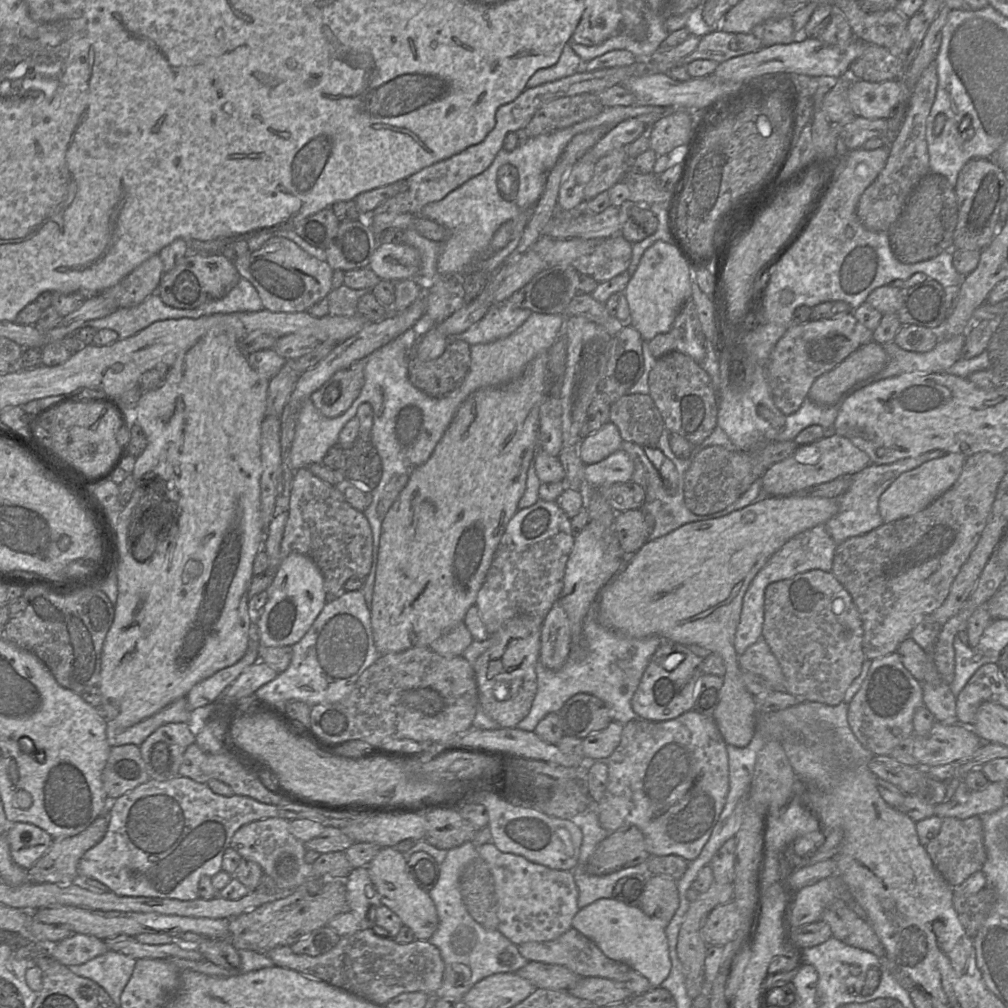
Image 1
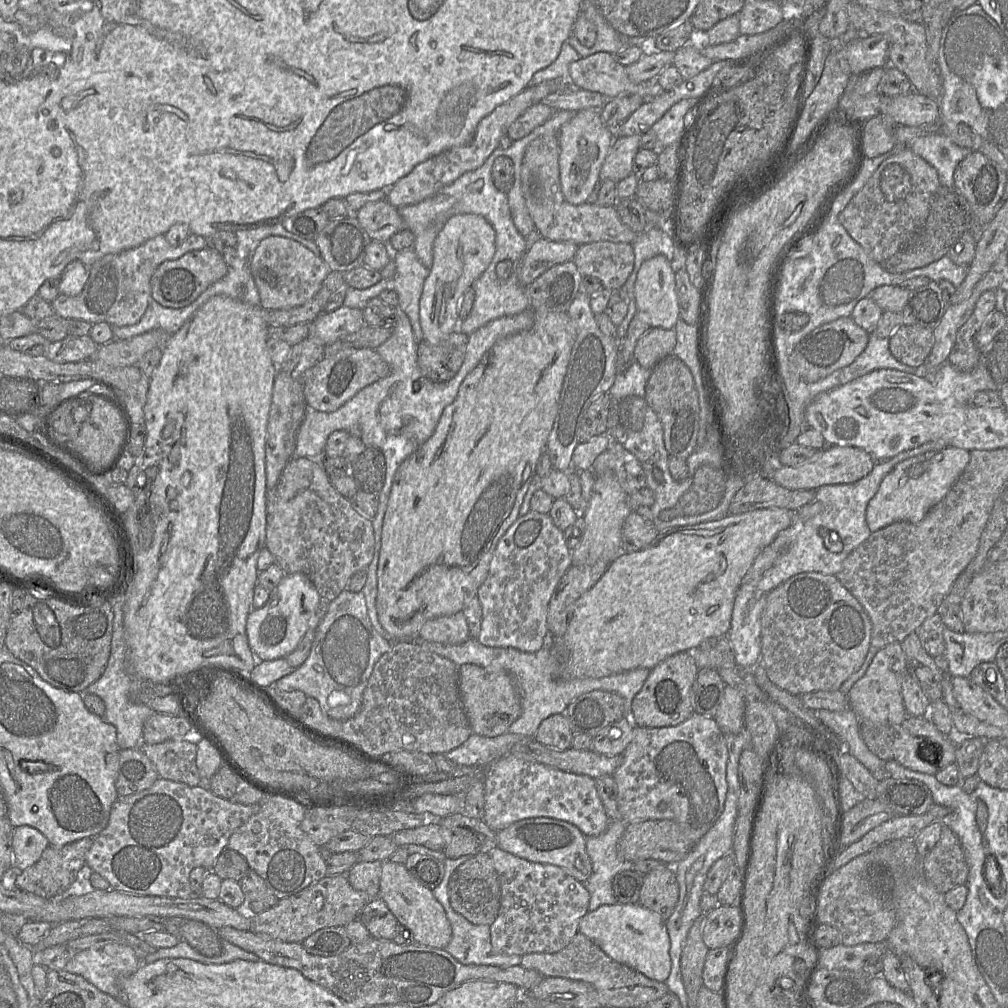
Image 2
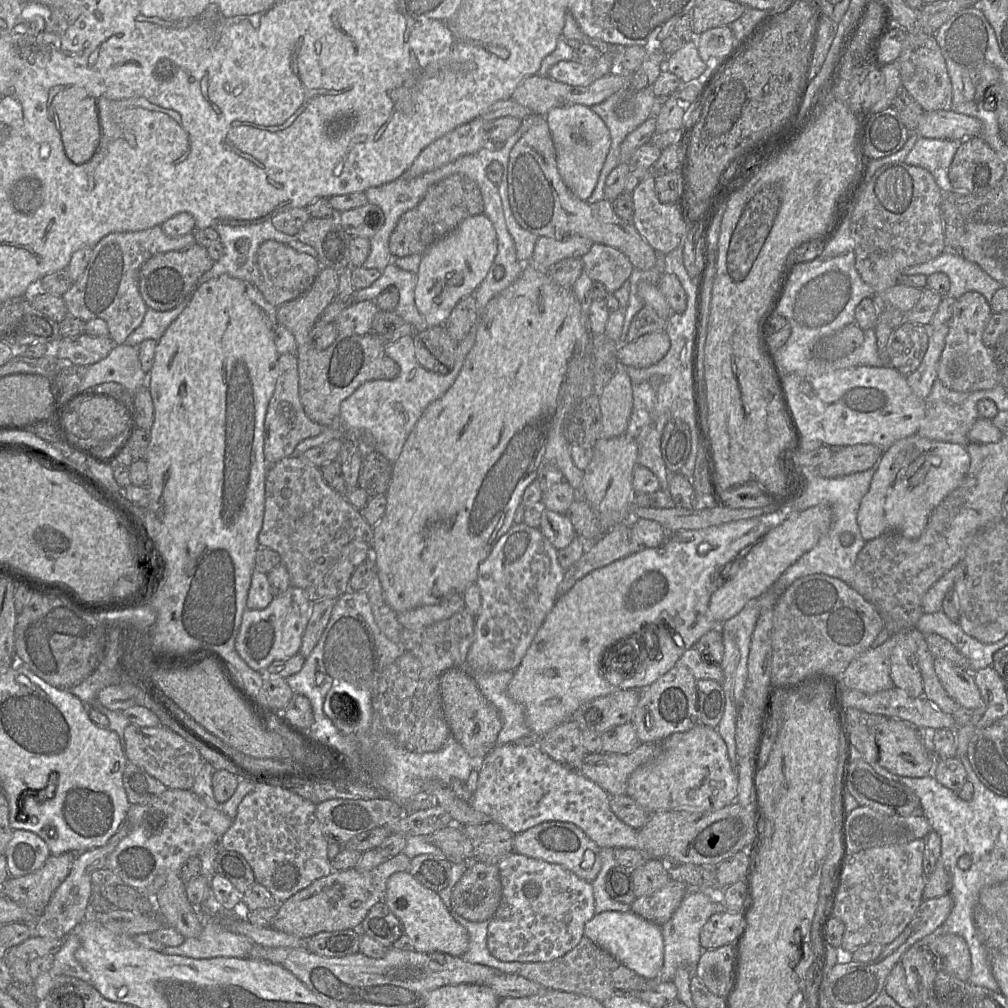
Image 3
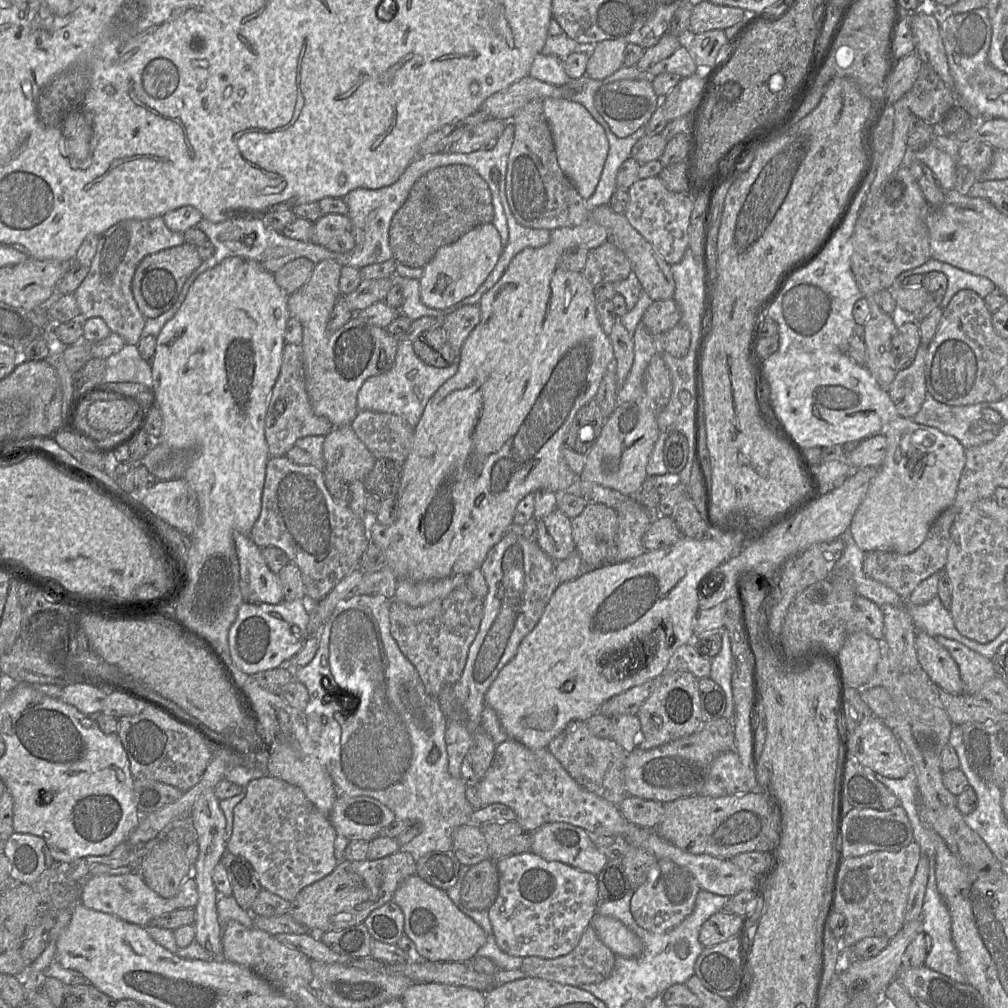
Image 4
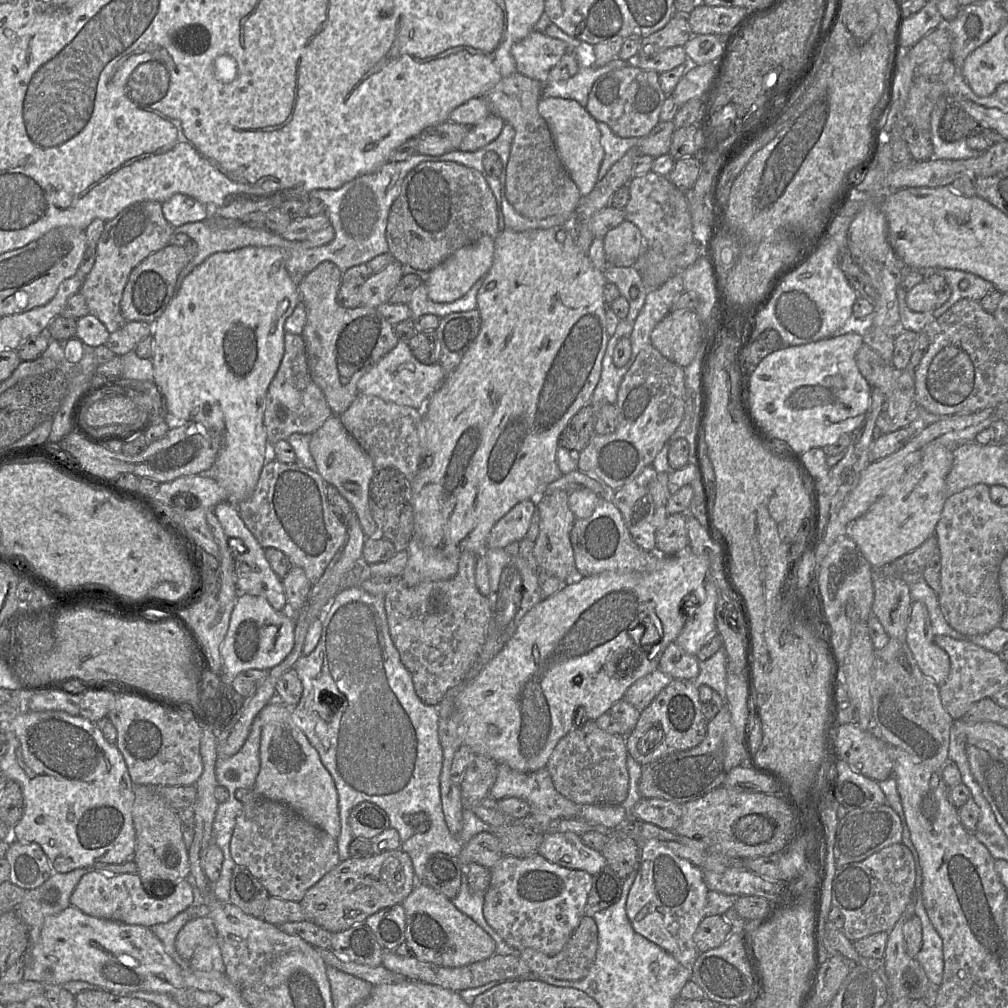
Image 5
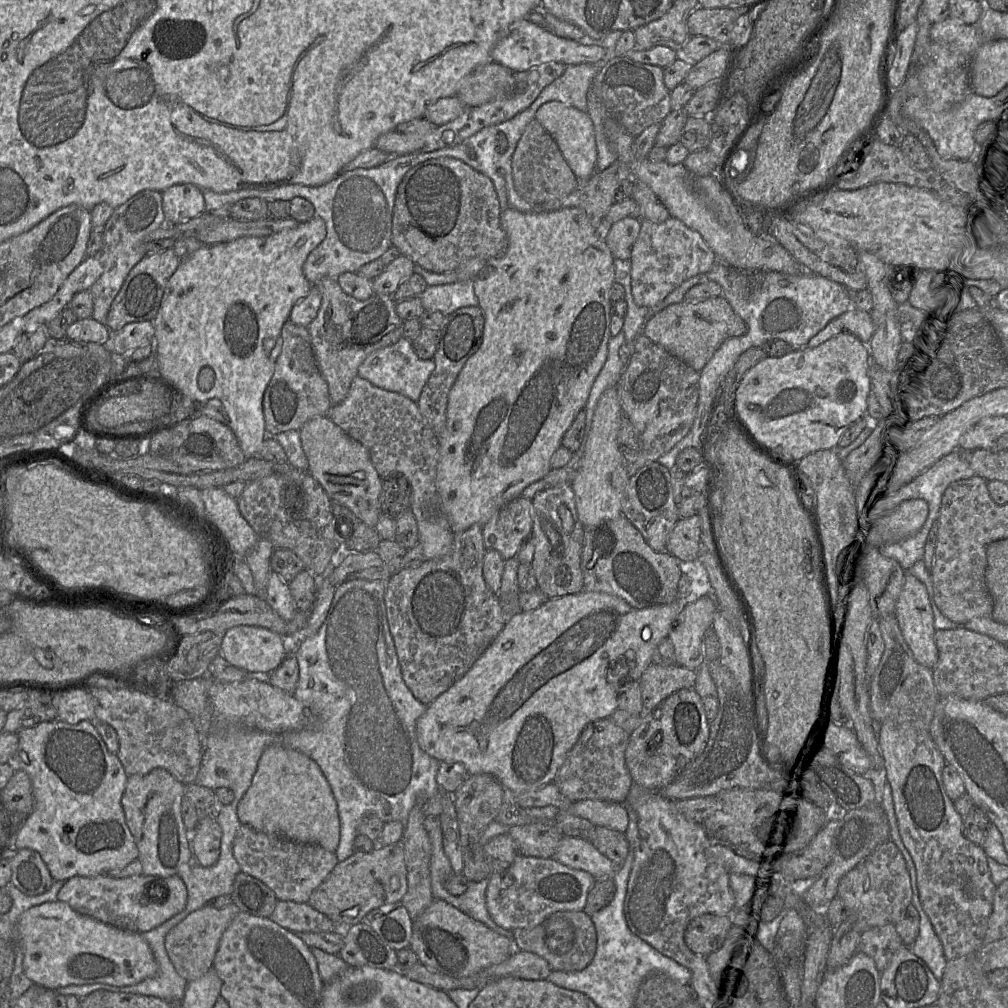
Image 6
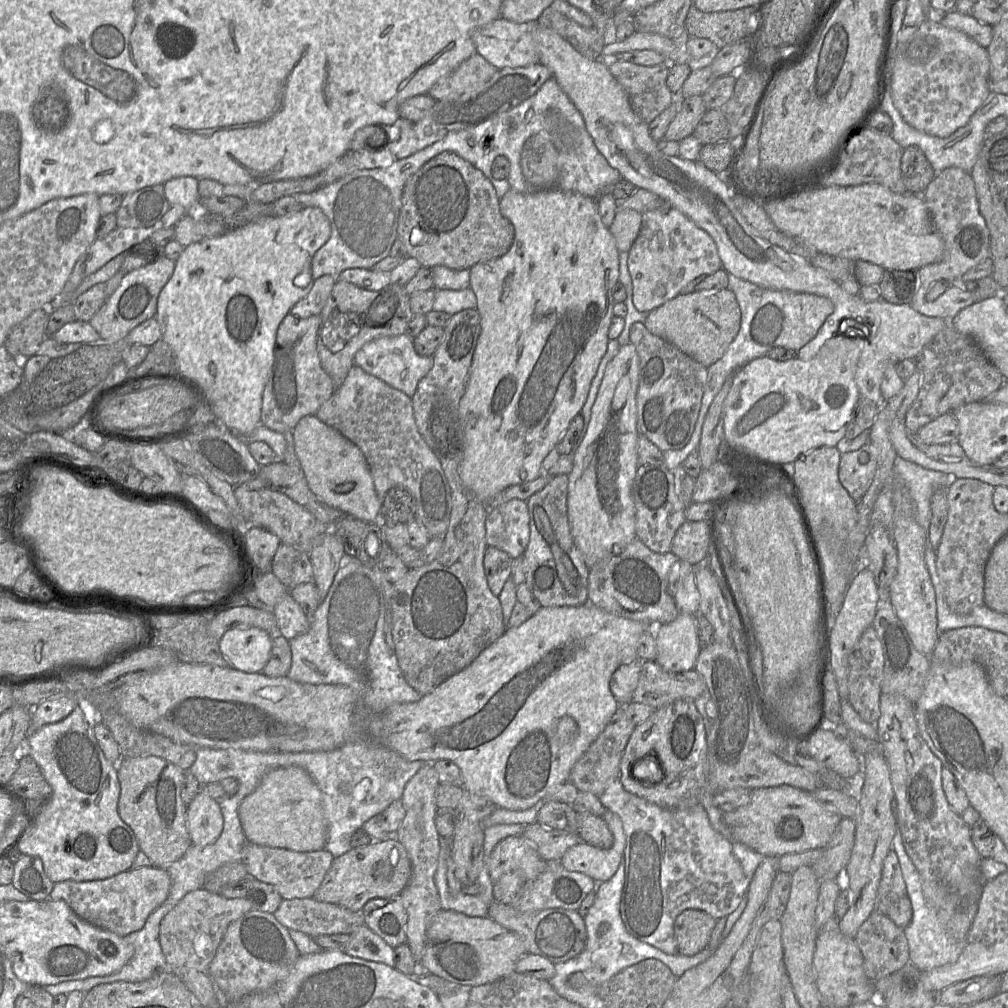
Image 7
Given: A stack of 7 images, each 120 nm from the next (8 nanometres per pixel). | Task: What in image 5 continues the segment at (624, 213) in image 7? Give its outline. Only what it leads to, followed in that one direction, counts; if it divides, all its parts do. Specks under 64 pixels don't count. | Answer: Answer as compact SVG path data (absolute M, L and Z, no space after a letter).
M623 221L604 237L607 265L633 267L645 247L639 228L630 221Z

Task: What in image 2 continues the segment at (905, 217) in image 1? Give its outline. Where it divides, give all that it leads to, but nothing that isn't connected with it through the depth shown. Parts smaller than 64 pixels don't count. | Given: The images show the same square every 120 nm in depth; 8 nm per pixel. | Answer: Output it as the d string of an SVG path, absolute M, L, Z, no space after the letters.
M940 184L931 199L929 215L923 229L904 249L887 259L881 266L891 274L902 274L939 260L964 232L971 230L971 219L967 200L954 187L948 188Z

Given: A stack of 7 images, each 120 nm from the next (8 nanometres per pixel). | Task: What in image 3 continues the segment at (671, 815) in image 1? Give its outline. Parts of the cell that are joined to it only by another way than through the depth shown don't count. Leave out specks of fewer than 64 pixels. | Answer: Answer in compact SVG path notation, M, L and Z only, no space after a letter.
M697 724L661 742L661 753L628 778L626 795L649 813L667 810L711 812L736 801L738 775L730 764L726 743L717 728Z

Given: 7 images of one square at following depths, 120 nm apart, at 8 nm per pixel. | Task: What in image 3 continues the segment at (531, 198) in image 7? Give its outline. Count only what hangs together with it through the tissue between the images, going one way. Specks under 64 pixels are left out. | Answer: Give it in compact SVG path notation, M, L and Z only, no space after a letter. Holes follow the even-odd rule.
M524 263L519 278L498 296L491 299L478 316L475 343L467 354L463 366L447 392L430 403L417 421L407 438L400 455L393 464L392 478L385 494L386 510L380 521L373 525L373 555L375 569L379 576L383 594L388 605L395 612L403 612L416 607L433 605L453 594L463 594L465 589L476 582L478 568L487 559L494 544L514 524L514 515L525 489L537 478L546 464L556 466L563 479L573 489L579 489L584 471L574 463L570 454L570 444L563 433L563 422L577 404L577 388L571 388L567 379L567 369L574 357L592 342L590 329L584 324L581 305L572 289L564 288L553 282L547 271L539 271L530 263ZM666 331L645 334L633 342L618 344L618 362L635 368L647 368L663 359L670 345Z

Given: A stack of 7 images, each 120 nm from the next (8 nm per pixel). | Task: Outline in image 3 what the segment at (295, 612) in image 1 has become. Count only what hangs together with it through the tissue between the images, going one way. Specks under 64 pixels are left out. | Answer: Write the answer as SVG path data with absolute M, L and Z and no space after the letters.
M291 585L282 594L274 596L266 608L247 608L235 639L235 649L240 657L252 669L265 672L274 661L285 660L299 653L312 604L303 589Z

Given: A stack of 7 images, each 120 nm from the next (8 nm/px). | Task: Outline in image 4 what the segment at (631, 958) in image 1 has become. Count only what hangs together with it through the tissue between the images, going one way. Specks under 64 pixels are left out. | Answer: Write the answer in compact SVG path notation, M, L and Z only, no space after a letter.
M596 914L590 925L616 956L633 958L642 954L644 946L641 939L620 920Z

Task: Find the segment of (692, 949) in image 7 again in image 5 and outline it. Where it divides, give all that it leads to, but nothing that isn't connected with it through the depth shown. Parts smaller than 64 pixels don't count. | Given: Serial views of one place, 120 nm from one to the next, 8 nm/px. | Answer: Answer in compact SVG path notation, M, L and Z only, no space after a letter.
M722 915L705 916L699 923L694 942L700 953L719 947L732 933L730 924Z

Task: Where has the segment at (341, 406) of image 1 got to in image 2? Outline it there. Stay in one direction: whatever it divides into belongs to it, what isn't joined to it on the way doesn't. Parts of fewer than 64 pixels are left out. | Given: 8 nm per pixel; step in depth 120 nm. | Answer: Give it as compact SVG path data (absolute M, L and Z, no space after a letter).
M346 348L331 357L321 358L302 376L303 393L308 408L334 412L361 389L390 374L388 364L375 349Z

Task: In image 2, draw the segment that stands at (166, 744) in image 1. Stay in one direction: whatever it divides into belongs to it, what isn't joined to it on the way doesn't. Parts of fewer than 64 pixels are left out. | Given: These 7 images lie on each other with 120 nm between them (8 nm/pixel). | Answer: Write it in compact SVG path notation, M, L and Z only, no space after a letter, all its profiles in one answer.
M154 712L144 723L143 740L147 744L157 744L170 739L183 740L192 728L186 717Z

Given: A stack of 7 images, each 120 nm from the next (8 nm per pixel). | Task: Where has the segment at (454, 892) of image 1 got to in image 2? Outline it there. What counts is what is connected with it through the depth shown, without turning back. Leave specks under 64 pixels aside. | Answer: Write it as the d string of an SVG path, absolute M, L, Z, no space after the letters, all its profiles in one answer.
M465 855L457 859L447 858L444 864L444 876L441 883L432 890L434 897L443 906L446 916L452 926L452 938L448 945L444 948L455 959L465 965L488 965L497 967L514 967L521 964L522 956L520 955L505 955L496 954L491 944L490 926L488 925L476 925L468 921L466 918L458 914L450 904L449 900L449 881L452 873L455 869L461 866L465 861L469 860L473 856Z

